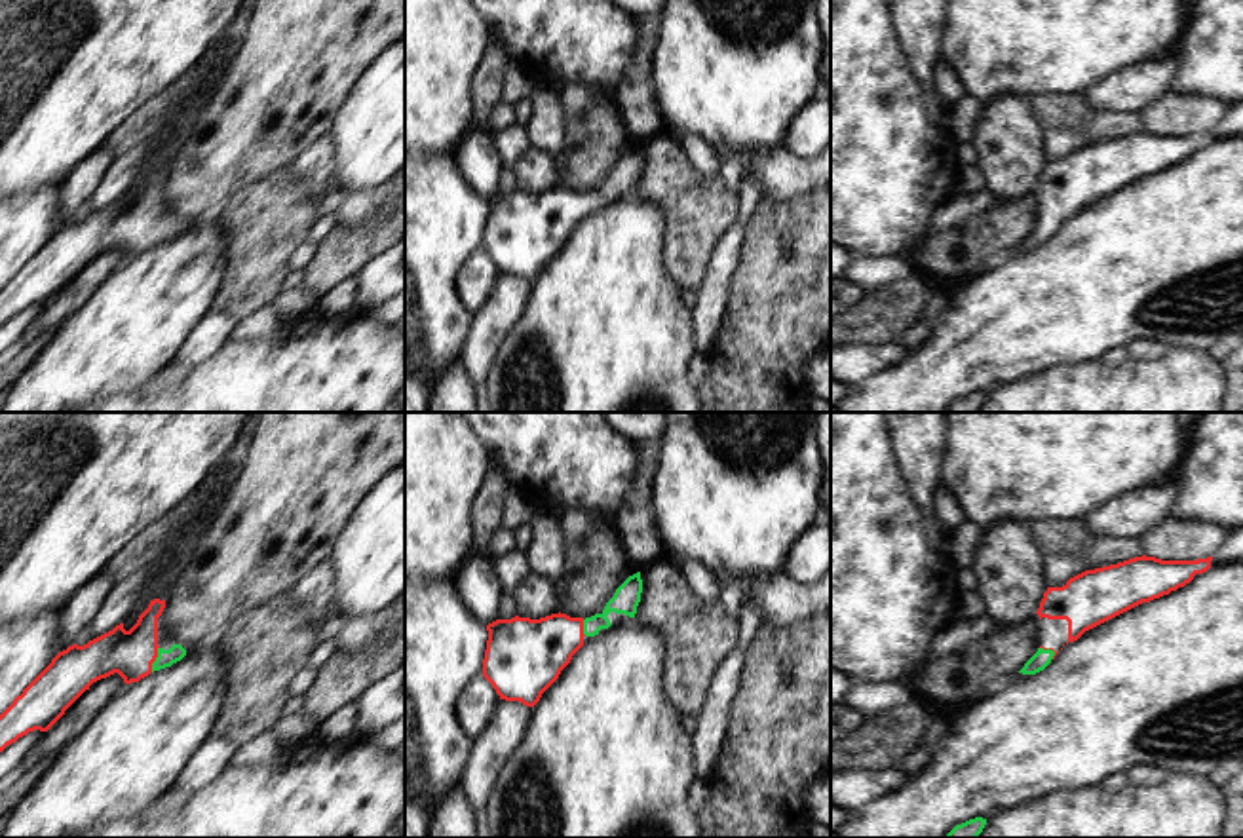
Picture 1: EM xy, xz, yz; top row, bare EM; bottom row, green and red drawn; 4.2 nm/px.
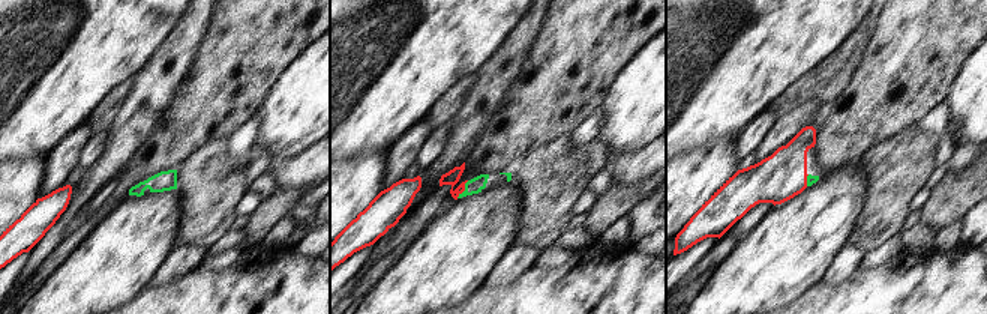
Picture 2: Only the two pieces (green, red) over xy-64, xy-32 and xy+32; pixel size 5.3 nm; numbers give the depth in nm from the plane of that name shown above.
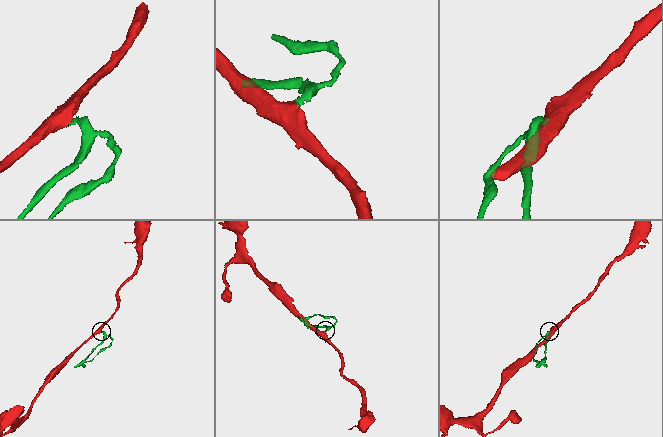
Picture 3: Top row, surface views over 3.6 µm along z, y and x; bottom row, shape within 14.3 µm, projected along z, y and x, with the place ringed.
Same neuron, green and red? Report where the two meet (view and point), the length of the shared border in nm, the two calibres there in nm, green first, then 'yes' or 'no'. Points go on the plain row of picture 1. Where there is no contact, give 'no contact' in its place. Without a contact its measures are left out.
xy (156, 234) | 120 nm | 80/200 nm | yes

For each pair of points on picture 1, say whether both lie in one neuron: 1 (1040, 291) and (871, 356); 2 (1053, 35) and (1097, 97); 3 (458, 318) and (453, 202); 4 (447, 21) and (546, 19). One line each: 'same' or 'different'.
1: different
2: different
3: same
4: different

